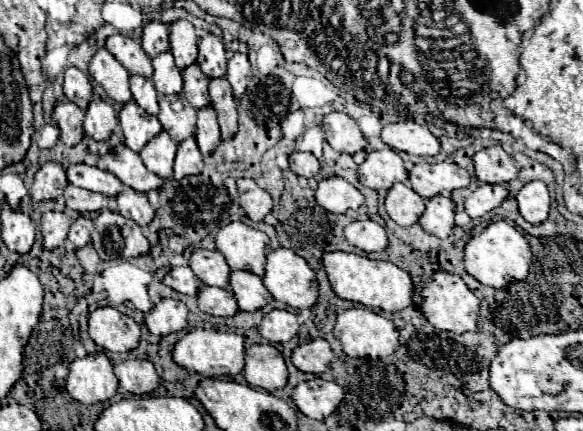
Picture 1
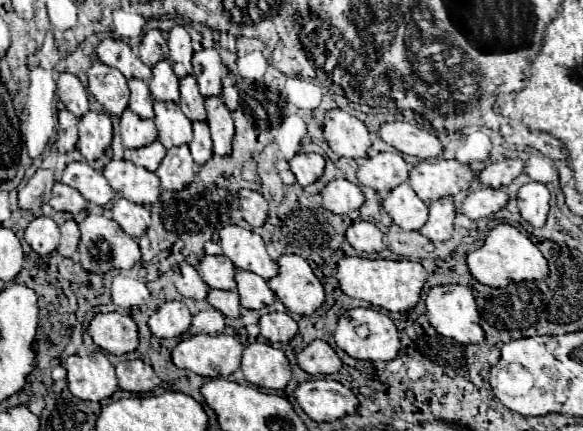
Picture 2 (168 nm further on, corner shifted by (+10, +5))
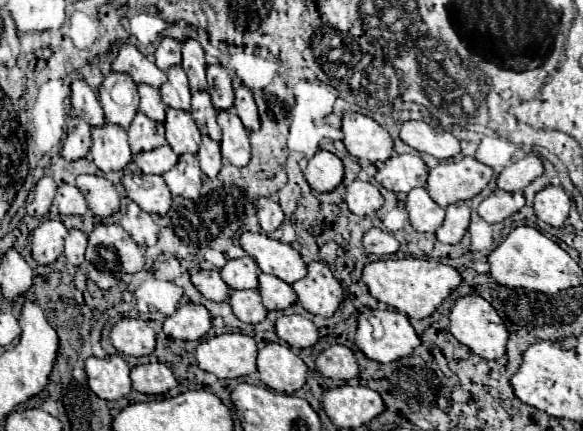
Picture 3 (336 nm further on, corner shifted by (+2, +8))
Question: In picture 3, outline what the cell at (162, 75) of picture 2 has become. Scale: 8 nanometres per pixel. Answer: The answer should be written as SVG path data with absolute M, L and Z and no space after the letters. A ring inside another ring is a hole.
M174 66L168 70L168 82L160 88L162 102L170 108L178 110L190 110L190 88L186 72L180 66Z

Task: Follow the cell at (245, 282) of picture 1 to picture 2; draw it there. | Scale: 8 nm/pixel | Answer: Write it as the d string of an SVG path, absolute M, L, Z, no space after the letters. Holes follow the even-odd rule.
M238 269L234 275L234 281L236 281L236 291L240 295L240 305L246 309L262 309L276 299L268 283L256 273Z

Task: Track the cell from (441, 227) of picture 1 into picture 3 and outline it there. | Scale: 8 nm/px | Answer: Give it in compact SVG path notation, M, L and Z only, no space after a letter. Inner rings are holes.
M456 202L446 208L446 218L440 230L436 232L436 238L444 244L458 244L462 236L466 234L470 224L470 208L466 202Z

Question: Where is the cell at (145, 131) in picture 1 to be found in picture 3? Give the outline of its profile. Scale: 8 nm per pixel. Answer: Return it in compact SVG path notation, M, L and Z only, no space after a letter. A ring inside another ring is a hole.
M138 112L128 128L128 140L130 140L132 154L140 154L140 152L164 146L166 144L164 124L154 122L142 112Z

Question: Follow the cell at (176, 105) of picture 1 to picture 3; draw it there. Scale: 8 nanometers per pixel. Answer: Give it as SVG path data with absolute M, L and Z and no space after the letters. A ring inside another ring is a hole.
M166 108L166 140L170 148L182 156L182 154L196 154L200 146L200 130L194 122L194 118L184 110Z

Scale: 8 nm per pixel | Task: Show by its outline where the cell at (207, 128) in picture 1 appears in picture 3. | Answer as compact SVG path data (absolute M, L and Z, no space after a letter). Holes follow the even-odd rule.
M208 136L202 138L200 150L198 150L198 160L200 168L208 178L216 178L220 168L222 168L222 158L220 158L220 144L210 140Z

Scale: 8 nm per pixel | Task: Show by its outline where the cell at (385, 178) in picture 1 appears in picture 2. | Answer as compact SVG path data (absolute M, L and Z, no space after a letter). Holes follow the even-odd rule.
M378 153L368 157L358 167L358 181L374 191L392 191L396 185L408 181L408 165L400 153Z

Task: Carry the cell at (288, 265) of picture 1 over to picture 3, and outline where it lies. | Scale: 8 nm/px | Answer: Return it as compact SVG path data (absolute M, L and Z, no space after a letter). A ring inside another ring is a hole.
M310 262L306 278L292 284L298 294L298 302L310 312L322 318L334 316L340 302L344 300L344 290L334 278L328 266L322 262Z

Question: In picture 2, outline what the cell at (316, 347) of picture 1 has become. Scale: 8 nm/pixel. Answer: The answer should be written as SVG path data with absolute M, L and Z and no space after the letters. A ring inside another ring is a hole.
M312 341L296 355L296 361L310 375L332 375L342 365L326 341Z

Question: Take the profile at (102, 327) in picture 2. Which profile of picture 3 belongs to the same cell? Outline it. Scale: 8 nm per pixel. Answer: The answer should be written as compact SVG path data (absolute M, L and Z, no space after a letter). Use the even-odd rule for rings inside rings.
M122 318L112 328L110 340L118 352L128 356L148 356L156 348L156 332L140 318Z

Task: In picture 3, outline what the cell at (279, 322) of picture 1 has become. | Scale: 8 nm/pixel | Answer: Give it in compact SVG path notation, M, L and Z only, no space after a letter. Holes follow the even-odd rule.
M300 314L282 316L276 322L276 334L280 340L286 340L294 348L312 348L318 342L318 328L312 320Z

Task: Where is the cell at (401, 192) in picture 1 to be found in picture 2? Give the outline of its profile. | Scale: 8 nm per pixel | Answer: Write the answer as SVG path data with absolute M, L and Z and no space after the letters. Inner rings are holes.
M402 183L388 193L382 199L382 209L398 227L408 231L418 231L428 219L428 207L418 199L408 183Z

